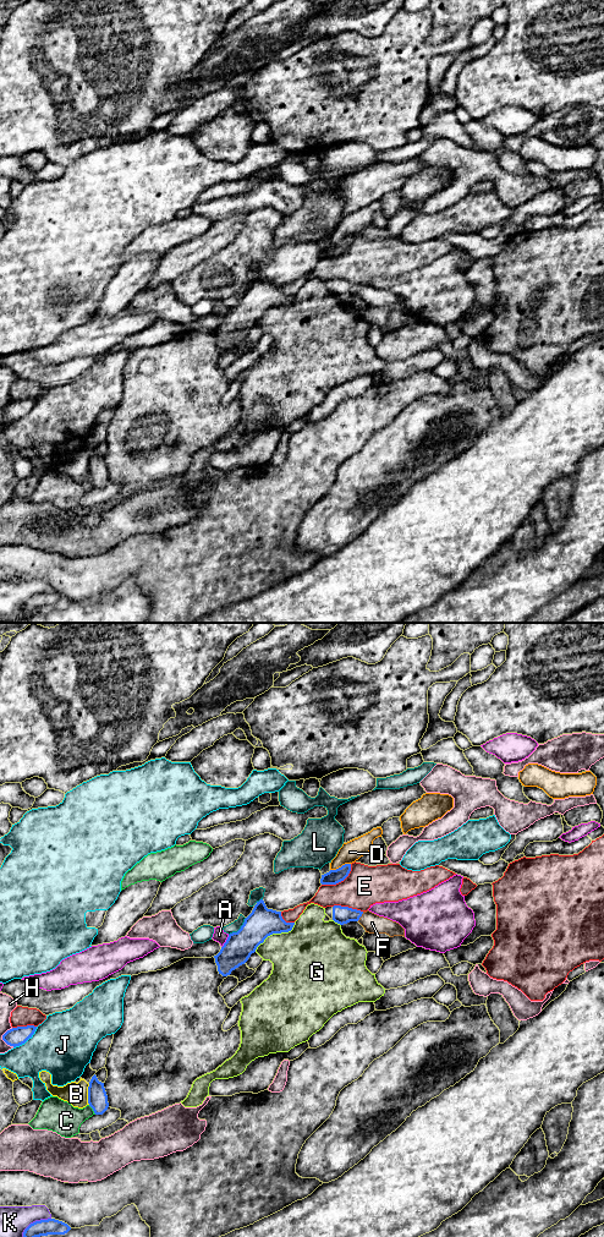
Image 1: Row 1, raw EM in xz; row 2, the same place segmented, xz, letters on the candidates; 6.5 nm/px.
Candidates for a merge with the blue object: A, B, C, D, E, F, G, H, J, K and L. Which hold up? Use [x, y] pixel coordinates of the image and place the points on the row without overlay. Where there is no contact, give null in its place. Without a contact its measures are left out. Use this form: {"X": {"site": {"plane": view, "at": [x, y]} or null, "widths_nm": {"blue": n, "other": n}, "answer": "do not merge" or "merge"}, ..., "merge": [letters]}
{"A": {"site": {"plane": "xz", "at": [226, 315]}, "widths_nm": {"blue": 190, "other": 80}, "answer": "do not merge"}, "B": {"site": {"plane": "xz", "at": [88, 468]}, "widths_nm": {"blue": 130, "other": 150}, "answer": "do not merge"}, "C": {"site": {"plane": "xz", "at": [93, 483]}, "widths_nm": {"blue": 130, "other": 220}, "answer": "do not merge"}, "D": {"site": {"plane": "xz", "at": [341, 240]}, "widths_nm": {"blue": 100, "other": 140}, "answer": "do not merge"}, "E": {"site": {"plane": "xz", "at": [340, 255]}, "widths_nm": {"blue": 100, "other": 260}, "answer": "do not merge"}, "F": {"site": {"plane": "xz", "at": [361, 289]}, "widths_nm": {"blue": 120, "other": 130}, "answer": "merge"}, "G": {"site": {"plane": "xz", "at": [275, 306]}, "widths_nm": {"blue": 190, "other": 400}, "answer": "do not merge"}, "H": {"site": {"plane": "xz", "at": [3, 412]}, "widths_nm": {"blue": 120, "other": 100}, "answer": "do not merge"}, "J": {"site": {"plane": "xz", "at": [26, 414]}, "widths_nm": {"blue": 120, "other": 400}, "answer": "do not merge"}, "K": {"site": {"plane": "xz", "at": [33, 596]}, "widths_nm": {"blue": 110, "other": 190}, "answer": "do not merge"}, "L": {"site": {"plane": "xz", "at": [240, 302]}, "widths_nm": {"blue": 190, "other": 70}, "answer": "do not merge"}, "merge": ["F"]}

